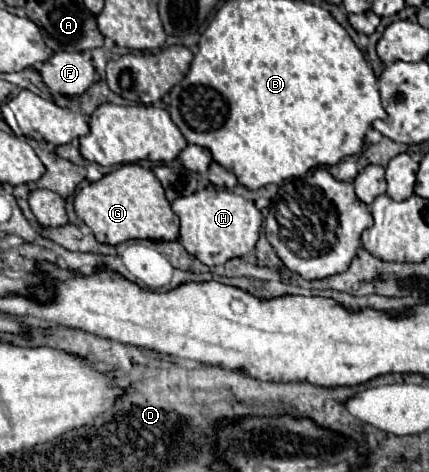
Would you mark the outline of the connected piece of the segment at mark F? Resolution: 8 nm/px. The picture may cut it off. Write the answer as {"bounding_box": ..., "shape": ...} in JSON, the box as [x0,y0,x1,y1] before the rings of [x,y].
{"bounding_box":[40,52,94,96],"shape":[[[56,52],[40,64],[44,84],[64,96],[84,94],[94,82],[94,66],[80,52]]]}

